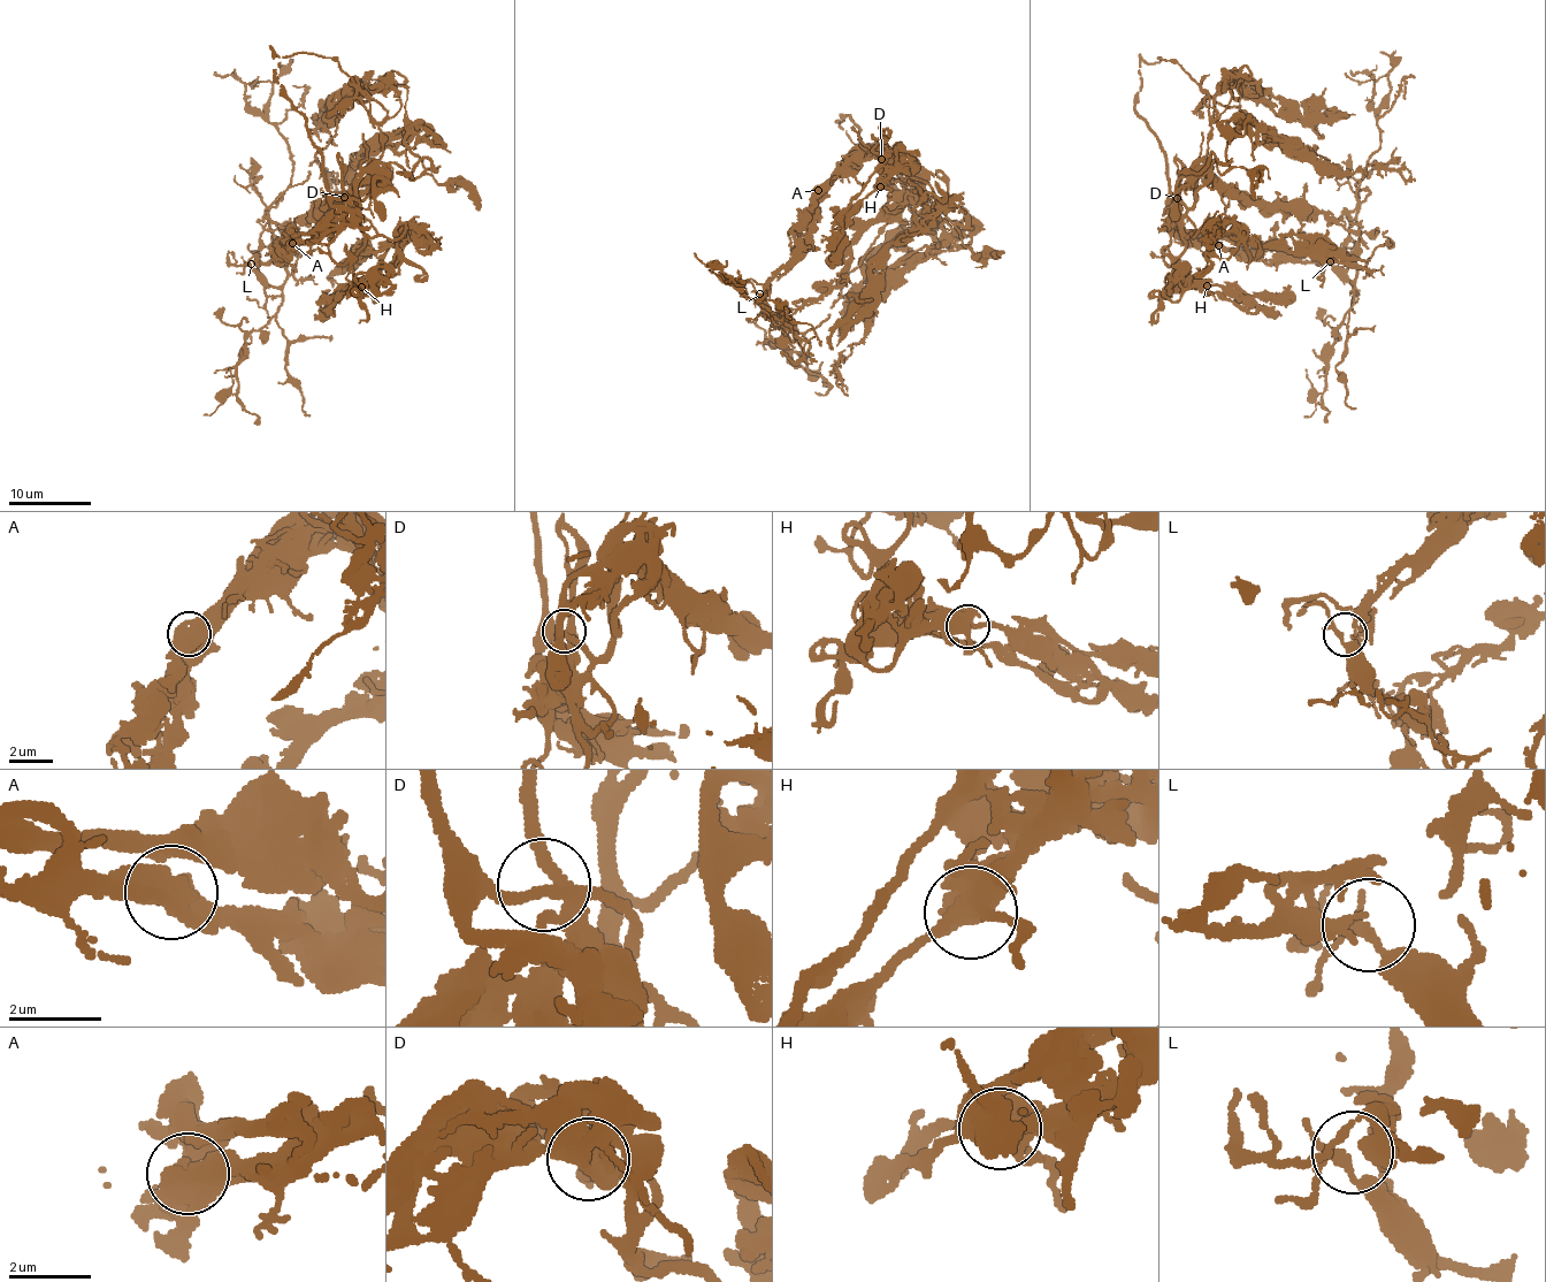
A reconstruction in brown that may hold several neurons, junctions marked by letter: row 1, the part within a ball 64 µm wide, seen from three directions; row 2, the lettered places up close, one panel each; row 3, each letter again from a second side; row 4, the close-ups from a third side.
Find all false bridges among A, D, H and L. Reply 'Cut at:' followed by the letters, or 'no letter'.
Cut at: no letter

